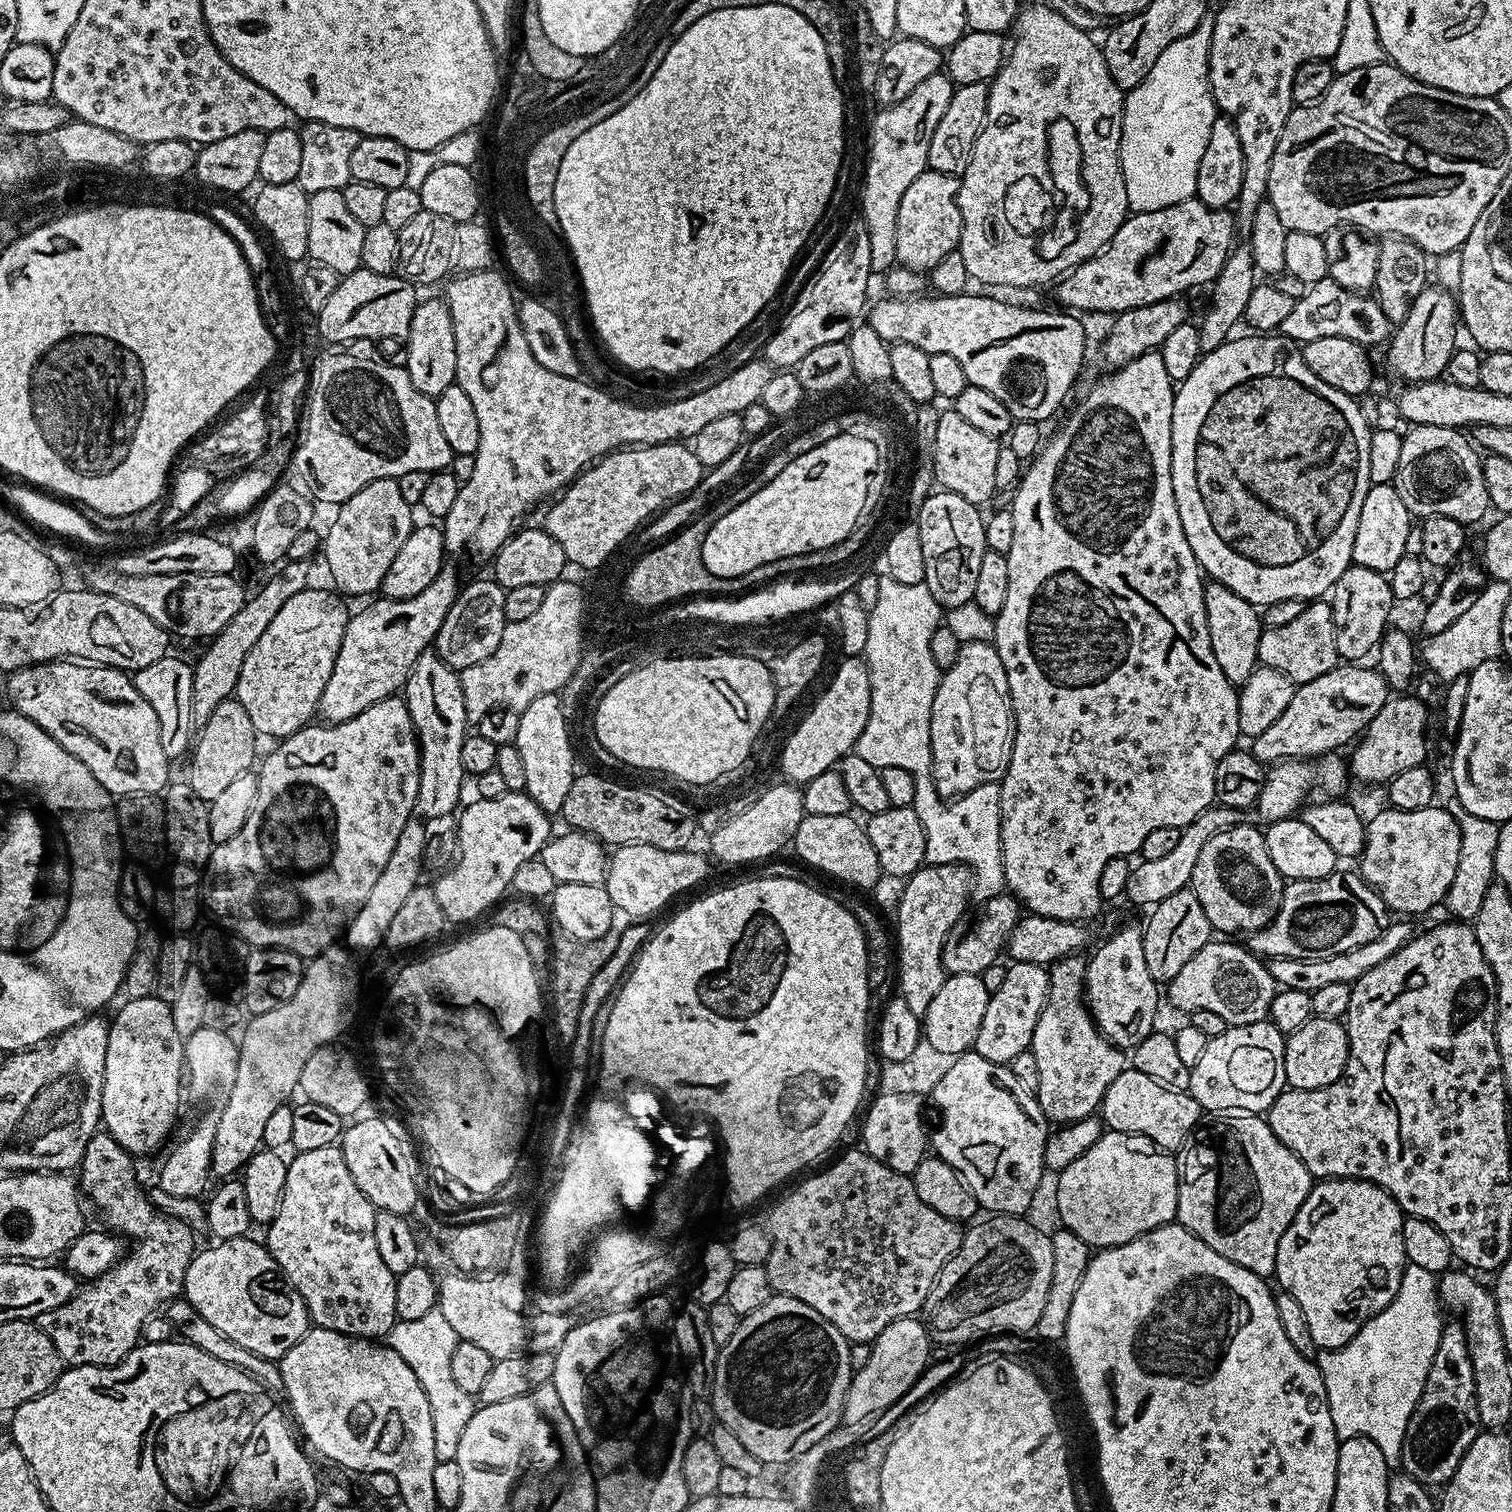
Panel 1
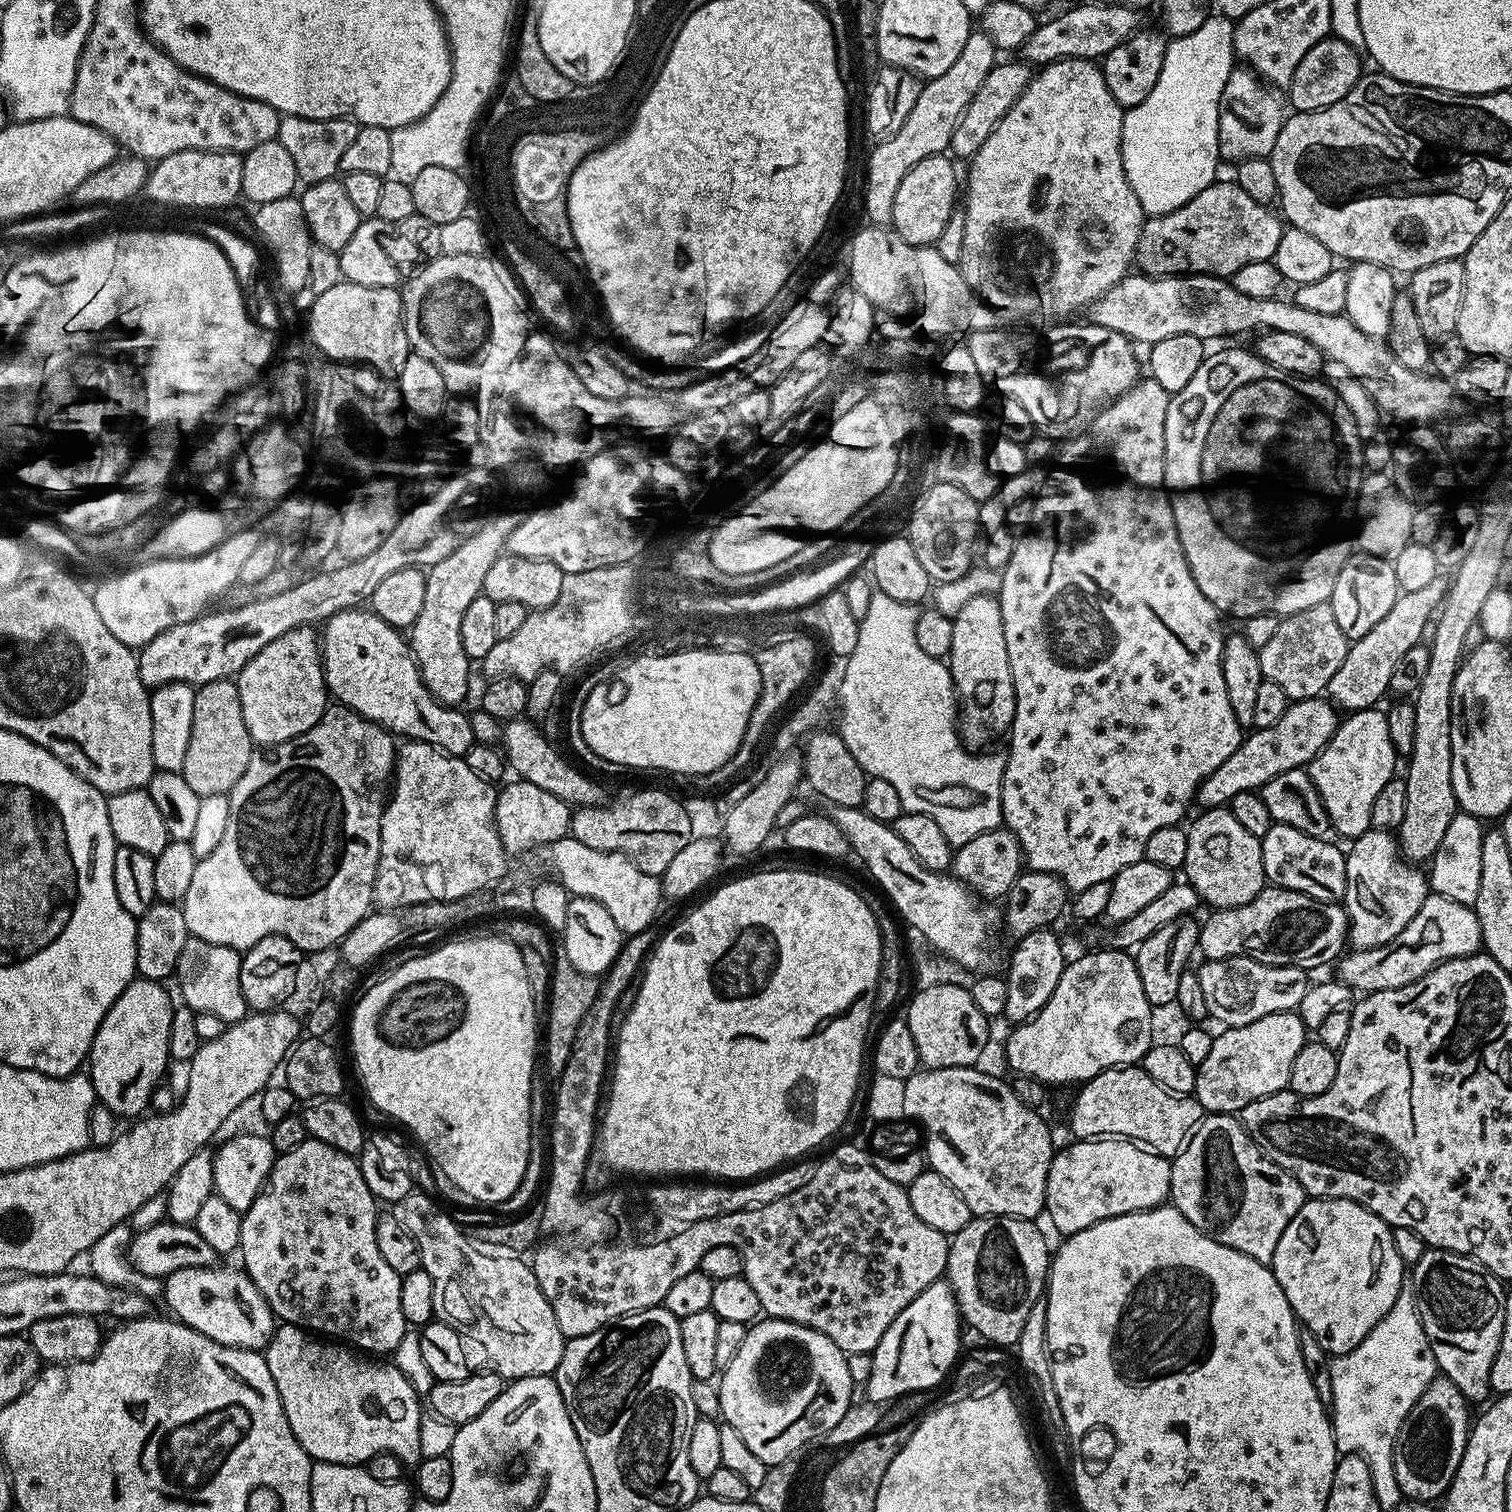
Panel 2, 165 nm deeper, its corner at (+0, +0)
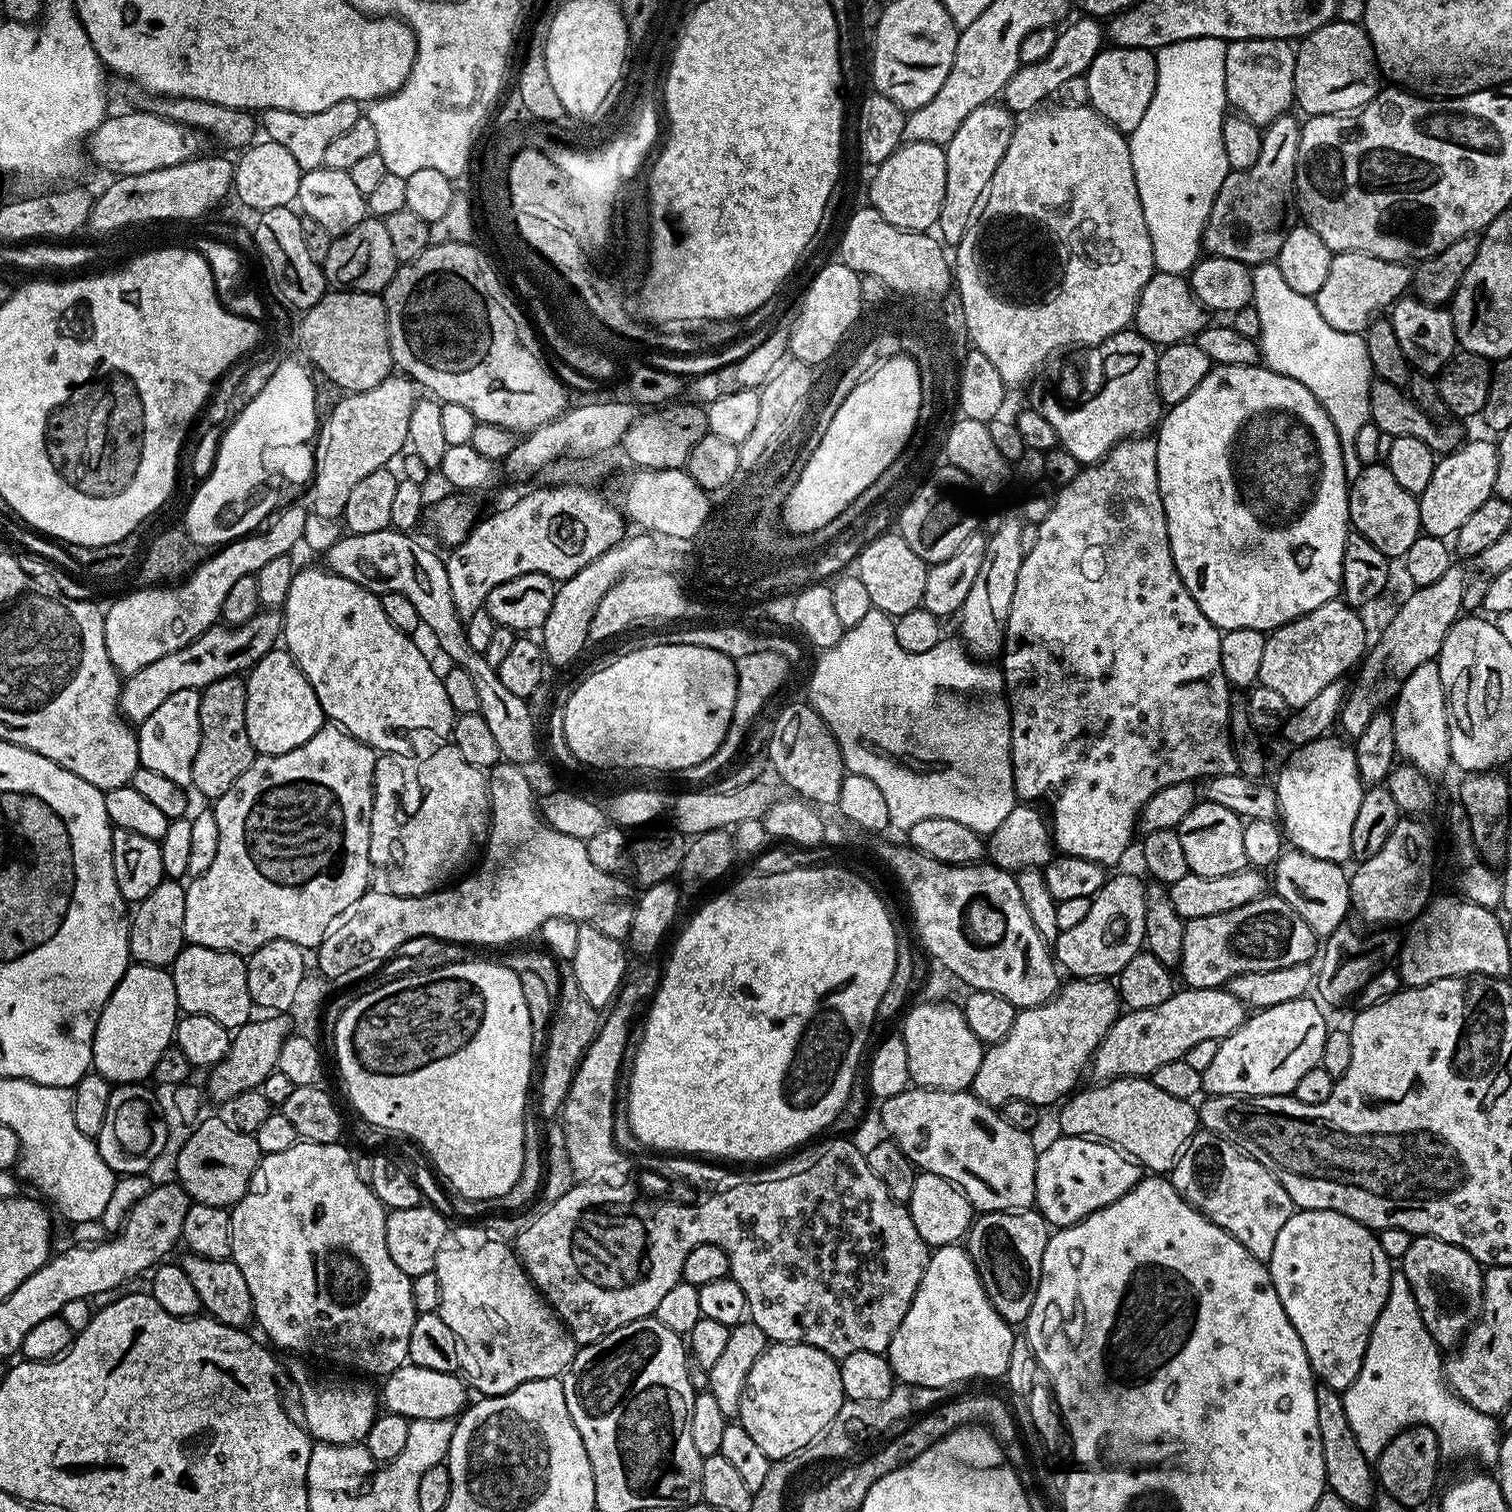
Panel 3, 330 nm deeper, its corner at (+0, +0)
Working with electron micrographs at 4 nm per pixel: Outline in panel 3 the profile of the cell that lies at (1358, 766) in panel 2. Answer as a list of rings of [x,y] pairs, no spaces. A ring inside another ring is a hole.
[[[1327,734],[1309,744],[1293,747],[1292,757],[1274,780],[1274,787],[1278,820],[1287,843],[1295,851],[1343,865],[1344,860],[1353,859],[1350,836],[1354,834],[1354,821],[1366,785],[1360,780],[1355,747],[1333,736]]]

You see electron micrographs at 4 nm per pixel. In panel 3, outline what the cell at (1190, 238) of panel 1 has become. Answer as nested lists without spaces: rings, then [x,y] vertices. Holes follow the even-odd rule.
[[[1292,114],[1279,116],[1263,129],[1258,162],[1249,168],[1229,171],[1204,227],[1202,248],[1205,253],[1234,258],[1249,266],[1275,261],[1282,242],[1286,242],[1286,234],[1290,234],[1298,220],[1295,191],[1300,126],[1301,121],[1295,120]]]

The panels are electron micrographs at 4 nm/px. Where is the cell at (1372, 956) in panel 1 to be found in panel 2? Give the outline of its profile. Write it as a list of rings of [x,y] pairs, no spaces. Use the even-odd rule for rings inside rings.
[[[1429,894],[1426,902],[1422,902],[1422,910],[1410,918],[1406,930],[1402,930],[1398,938],[1382,946],[1357,948],[1341,955],[1335,965],[1335,975],[1356,994],[1398,990],[1410,986],[1410,982],[1418,982],[1418,978],[1434,970],[1434,966],[1454,958],[1477,955],[1481,948],[1482,930],[1478,926],[1475,907],[1454,902],[1454,898]]]

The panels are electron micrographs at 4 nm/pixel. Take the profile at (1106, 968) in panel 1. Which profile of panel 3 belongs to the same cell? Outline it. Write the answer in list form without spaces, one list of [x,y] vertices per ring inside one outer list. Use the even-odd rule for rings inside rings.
[[[1104,978],[1069,979],[1042,1006],[1017,1011],[1010,1034],[985,1051],[982,1066],[974,1074],[972,1095],[993,1106],[1003,1106],[1010,1098],[1026,1098],[1037,1106],[1063,1101],[1079,1085],[1080,1075],[1086,1072],[1097,1046],[1121,1012],[1115,983]]]

